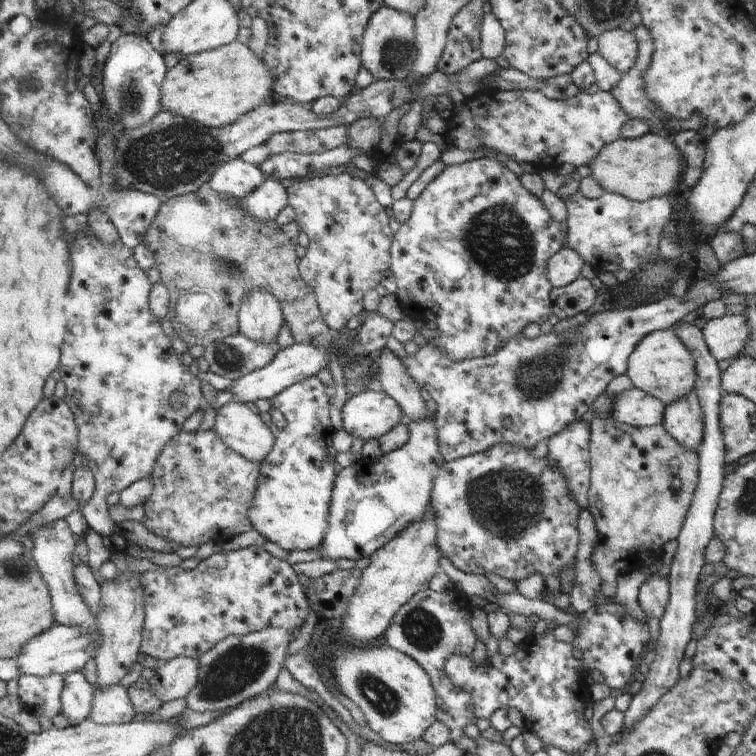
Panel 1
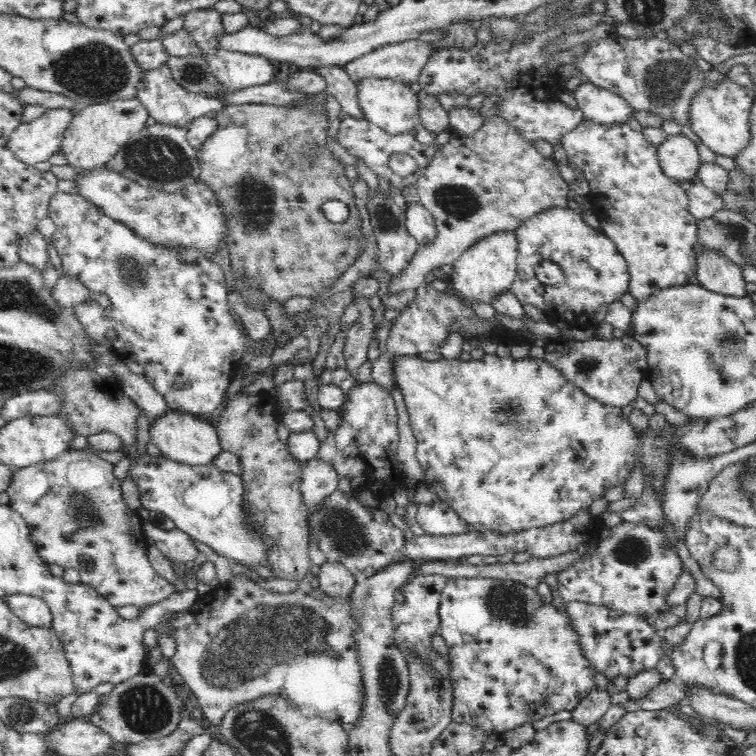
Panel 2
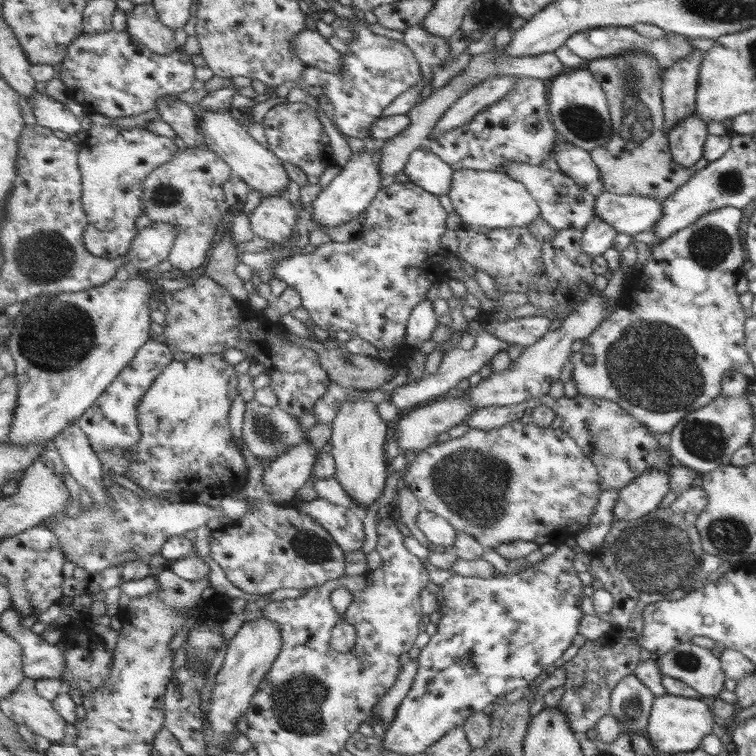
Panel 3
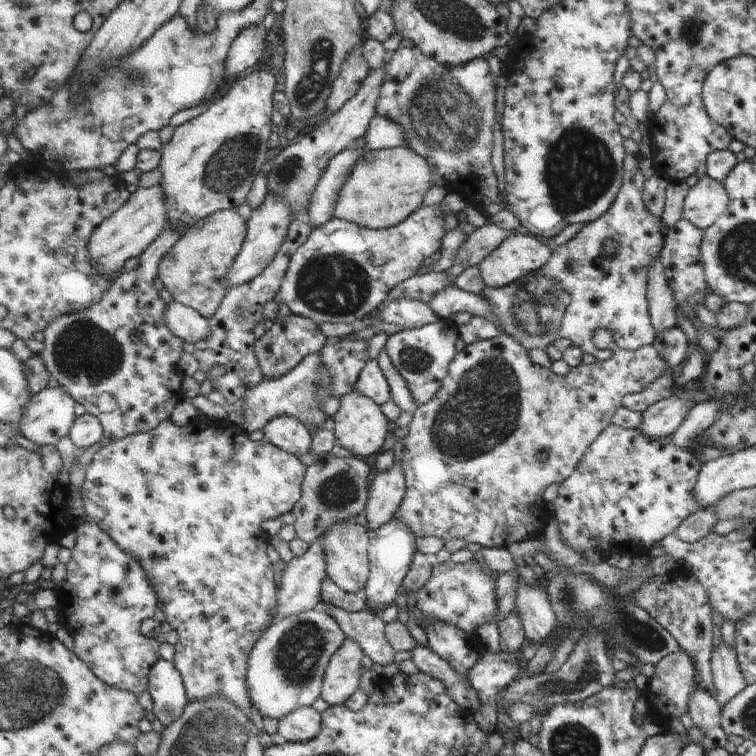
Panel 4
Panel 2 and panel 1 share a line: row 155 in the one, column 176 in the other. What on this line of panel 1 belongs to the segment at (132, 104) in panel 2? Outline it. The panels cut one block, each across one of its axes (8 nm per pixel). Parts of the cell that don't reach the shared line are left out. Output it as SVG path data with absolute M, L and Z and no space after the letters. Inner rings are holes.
M235 40L229 46L217 48L211 52L203 52L203 54L195 54L195 56L187 56L177 66L173 66L167 72L167 80L163 82L161 104L163 104L163 112L173 112L173 114L183 116L191 122L197 122L205 128L225 128L225 126L239 122L245 114L257 110L271 96L275 96L273 86L275 86L275 80L271 76L271 70L267 68L265 60L259 60L249 46Z

